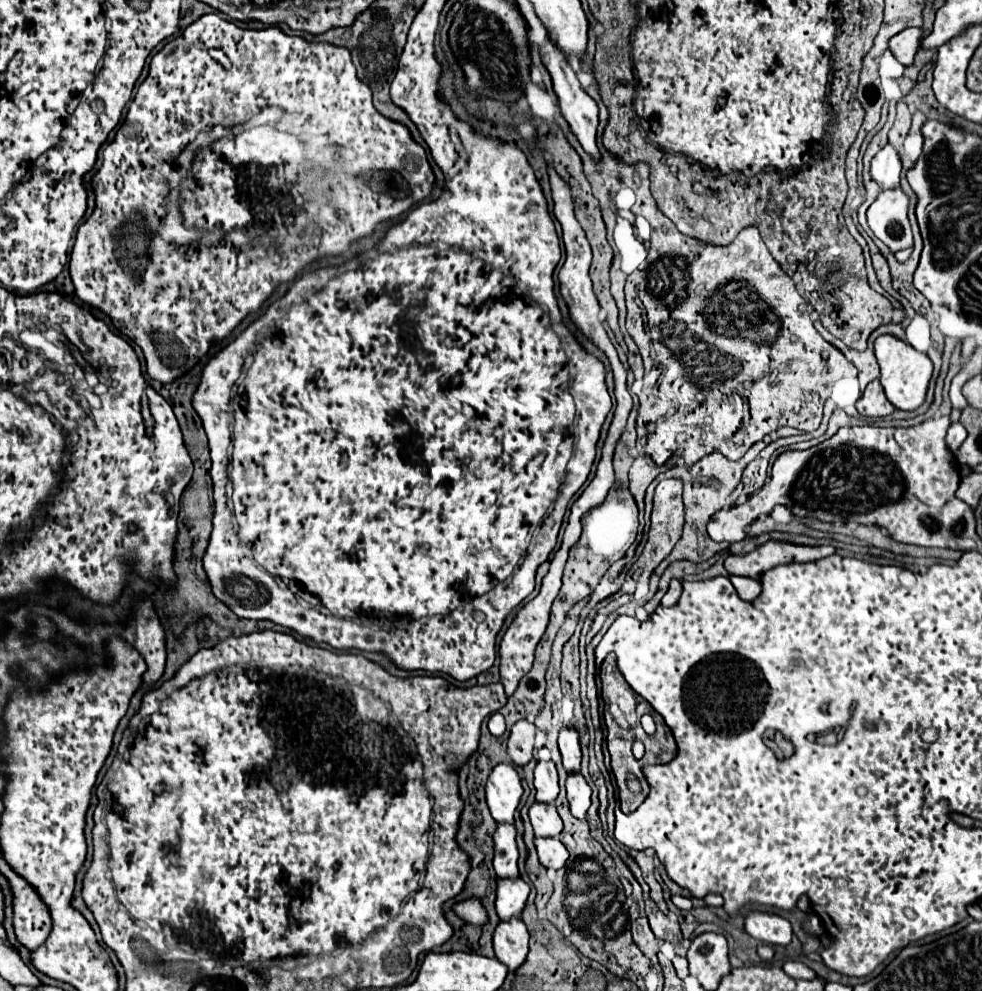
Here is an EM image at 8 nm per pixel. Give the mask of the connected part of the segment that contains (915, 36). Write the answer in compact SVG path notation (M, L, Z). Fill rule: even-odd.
M910 27L890 39L890 51L902 65L912 65L918 49L922 47L922 29Z

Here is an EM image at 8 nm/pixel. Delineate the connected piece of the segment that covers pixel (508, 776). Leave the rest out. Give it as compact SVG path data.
M498 763L486 781L486 803L498 823L514 823L514 811L522 797L522 783L516 769Z

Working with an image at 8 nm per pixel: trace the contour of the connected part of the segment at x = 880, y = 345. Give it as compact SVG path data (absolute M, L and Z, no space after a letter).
M880 335L874 341L874 355L880 365L880 383L886 391L888 401L902 411L918 409L924 403L928 381L932 377L932 361L926 353L920 353L906 341L894 337L894 335Z

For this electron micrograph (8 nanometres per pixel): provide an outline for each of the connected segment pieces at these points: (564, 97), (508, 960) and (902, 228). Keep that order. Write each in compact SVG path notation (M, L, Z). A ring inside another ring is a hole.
M548 37L542 45L542 53L548 55L548 59L544 61L544 67L548 69L550 77L552 77L552 83L554 83L554 93L558 95L558 101L560 101L560 109L562 109L562 115L564 119L570 123L574 135L578 137L578 141L582 143L582 147L594 157L598 159L598 147L596 147L596 127L598 127L598 107L594 103L594 99L590 95L586 95L580 87L580 81L574 73L574 69L570 67L566 55L562 53L562 49L558 49Z
M522 919L500 921L494 929L494 953L510 971L518 969L528 955L528 931Z
M902 187L884 189L868 209L868 225L892 253L912 247L912 227L908 219L910 199Z

